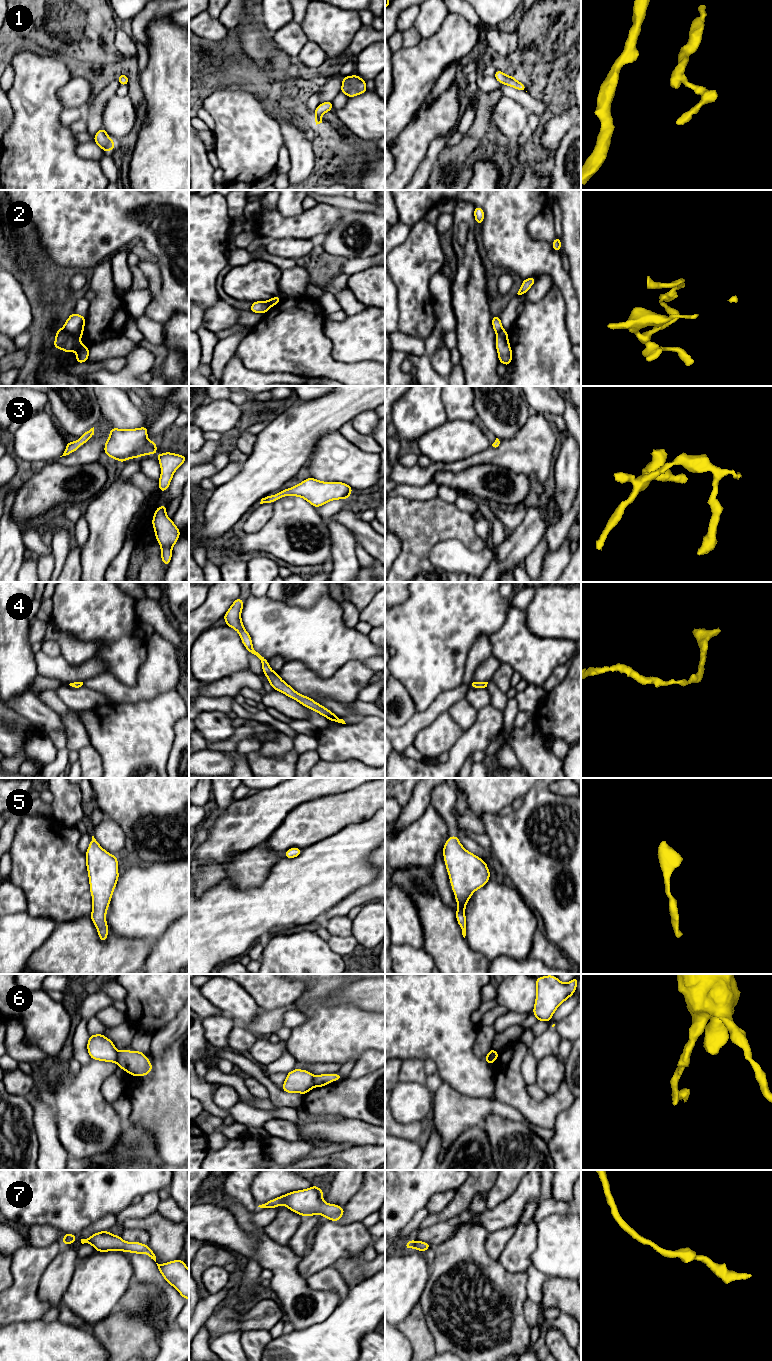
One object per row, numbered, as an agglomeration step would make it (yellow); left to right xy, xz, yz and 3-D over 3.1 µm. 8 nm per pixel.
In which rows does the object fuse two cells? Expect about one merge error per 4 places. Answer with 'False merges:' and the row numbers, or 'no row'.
False merges: 2, 6

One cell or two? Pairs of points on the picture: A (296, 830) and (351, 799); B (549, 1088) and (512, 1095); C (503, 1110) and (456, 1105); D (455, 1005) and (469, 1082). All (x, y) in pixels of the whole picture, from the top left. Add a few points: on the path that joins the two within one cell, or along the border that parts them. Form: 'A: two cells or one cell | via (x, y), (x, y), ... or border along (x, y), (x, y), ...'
A: one cell | via (310, 822), (337, 811)
B: two cells | border along (564, 1080), (555, 1092), (548, 1095)
C: one cell | via (491, 1108), (468, 1108)
D: one cell | via (455, 1024), (456, 1063)

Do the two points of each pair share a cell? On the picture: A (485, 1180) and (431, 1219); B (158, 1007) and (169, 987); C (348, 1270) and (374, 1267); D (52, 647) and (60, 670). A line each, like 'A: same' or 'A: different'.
A: same
B: same
C: same
D: different

